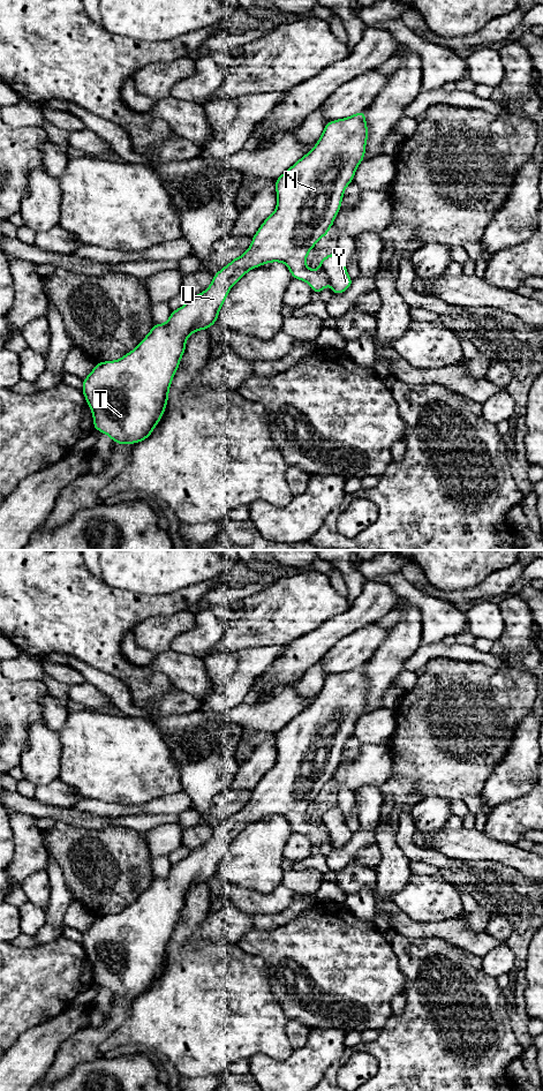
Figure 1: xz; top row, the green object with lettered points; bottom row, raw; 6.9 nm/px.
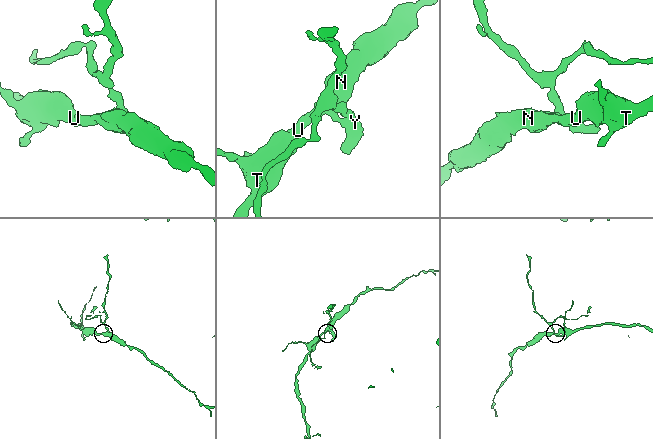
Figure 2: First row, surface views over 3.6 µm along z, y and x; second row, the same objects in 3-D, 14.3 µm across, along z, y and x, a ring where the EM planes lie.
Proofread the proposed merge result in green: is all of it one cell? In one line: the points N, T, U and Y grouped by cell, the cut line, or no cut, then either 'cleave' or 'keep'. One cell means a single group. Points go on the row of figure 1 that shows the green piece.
N T U / Y; cut in xz along (319, 271), (330, 279); cleave

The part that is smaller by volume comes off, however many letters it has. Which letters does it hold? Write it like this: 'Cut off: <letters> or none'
Cut off: Y

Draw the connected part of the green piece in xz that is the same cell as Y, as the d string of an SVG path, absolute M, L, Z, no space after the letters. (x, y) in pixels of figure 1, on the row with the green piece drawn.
M338 253L325 256L318 264L319 272L325 273L331 283L333 296L352 286L353 279L346 271L346 264Z

